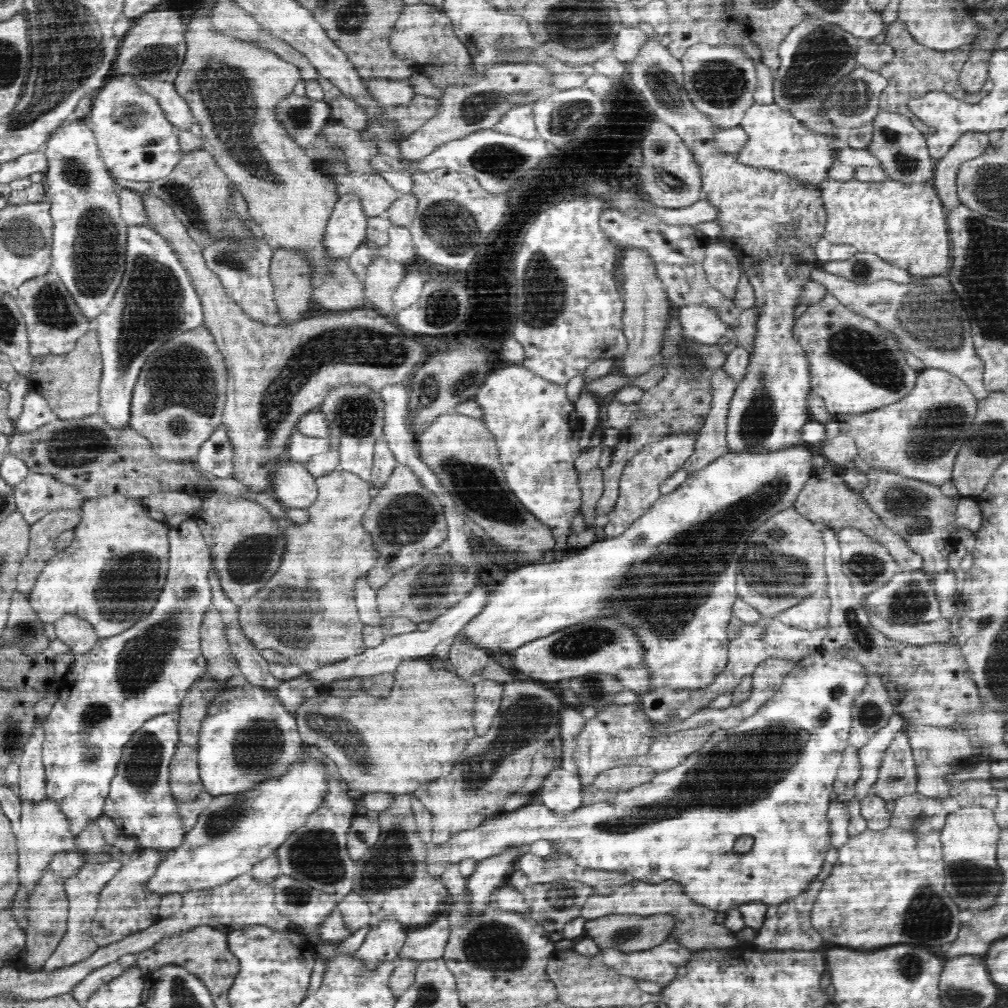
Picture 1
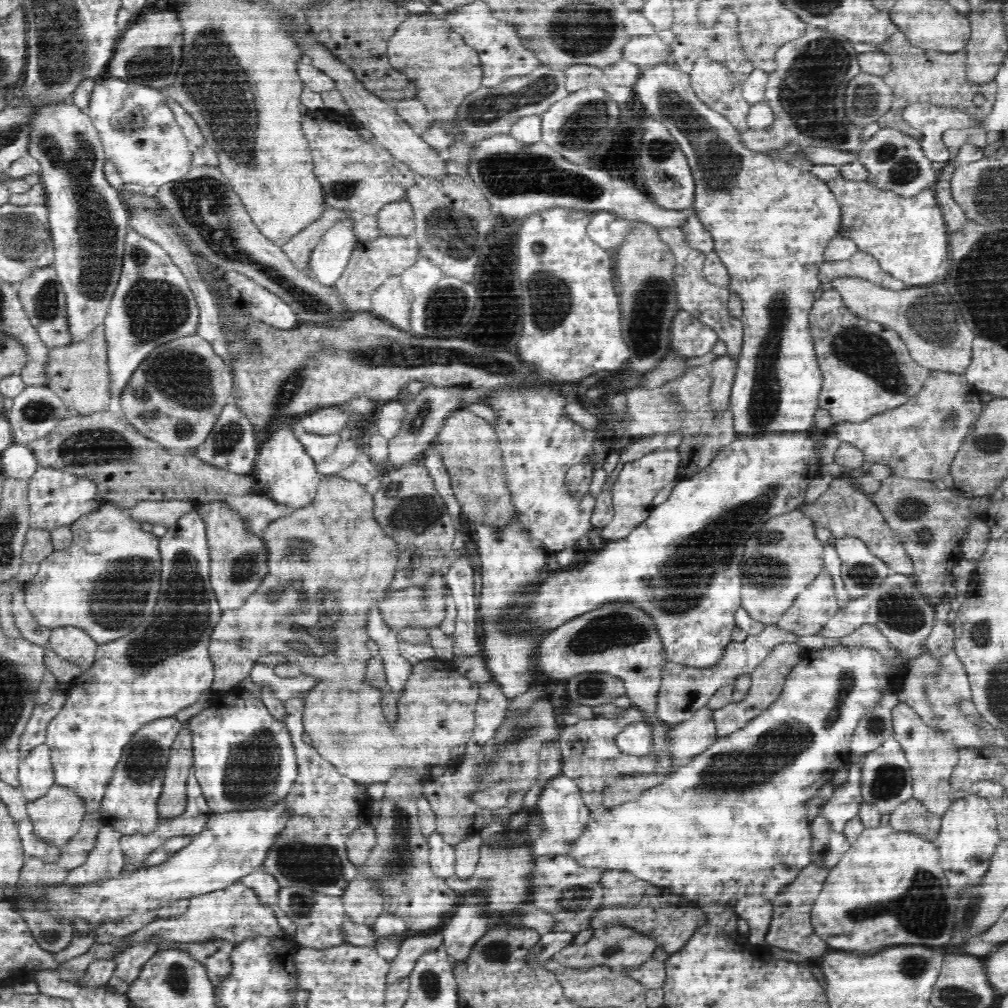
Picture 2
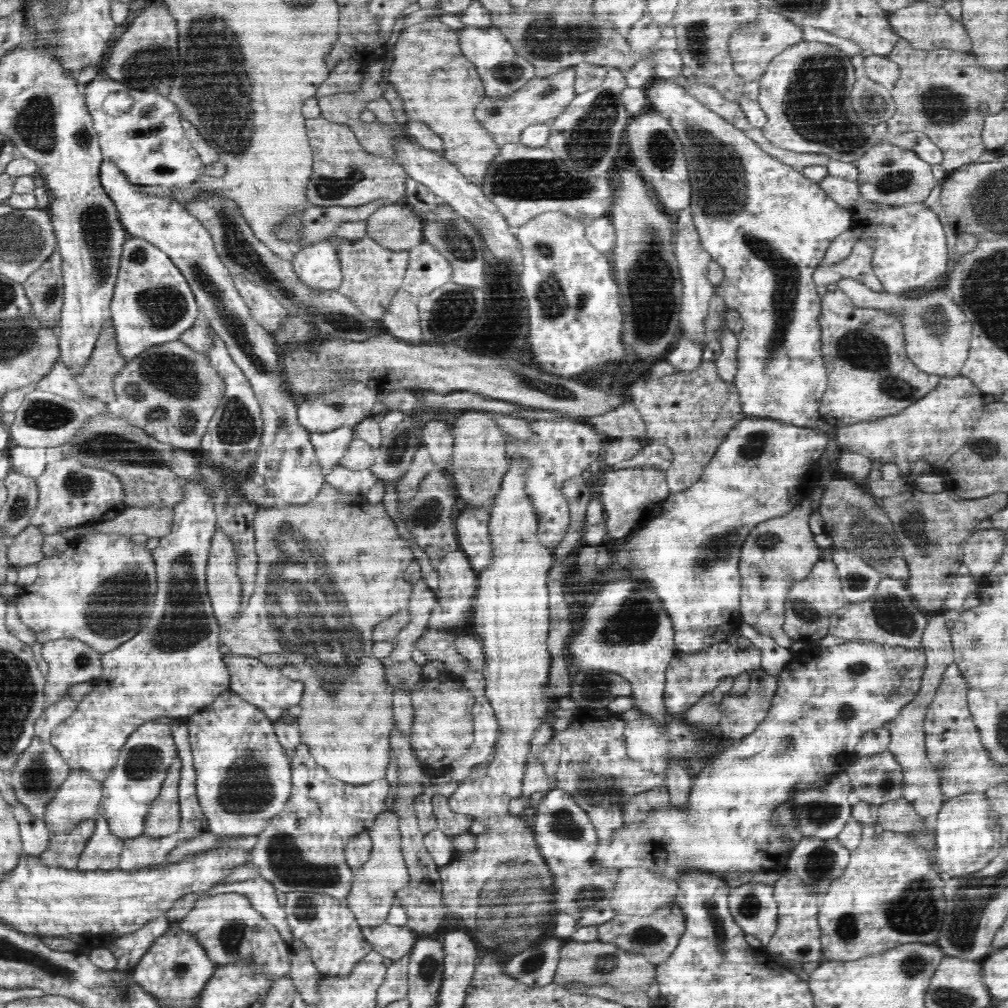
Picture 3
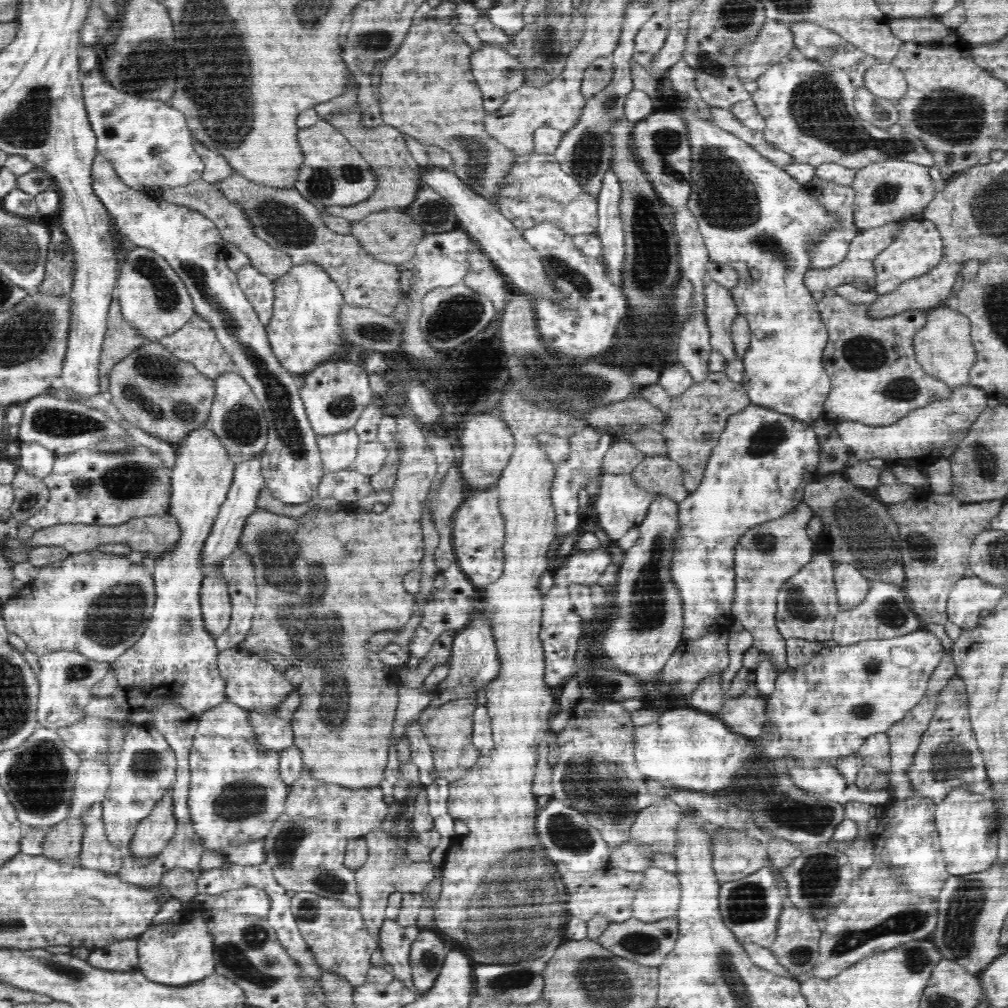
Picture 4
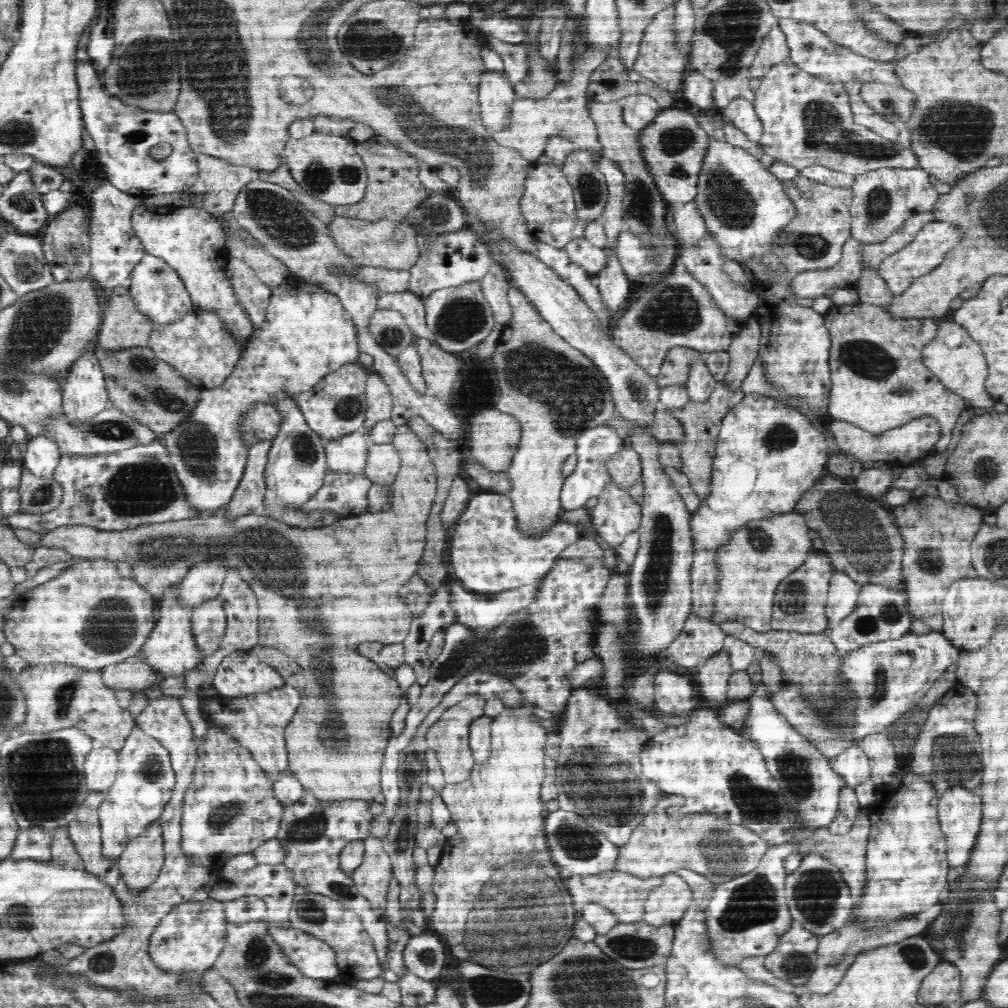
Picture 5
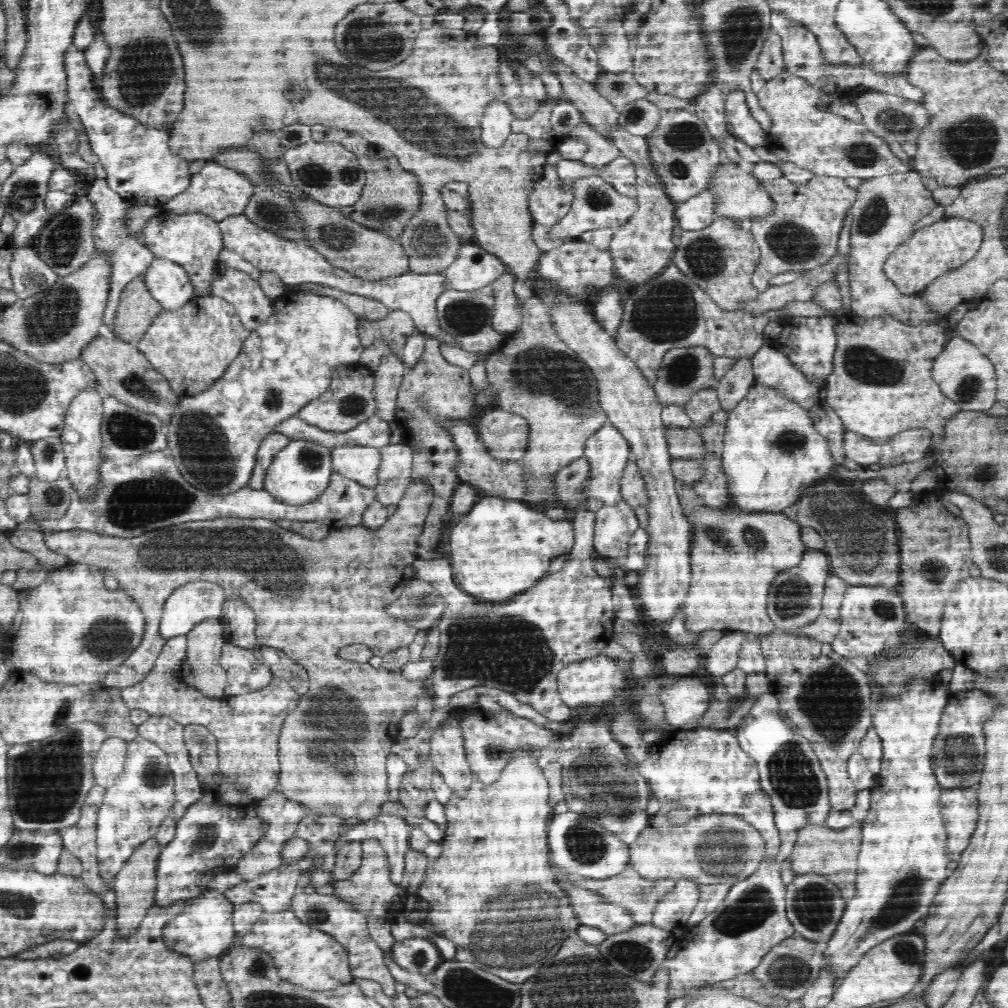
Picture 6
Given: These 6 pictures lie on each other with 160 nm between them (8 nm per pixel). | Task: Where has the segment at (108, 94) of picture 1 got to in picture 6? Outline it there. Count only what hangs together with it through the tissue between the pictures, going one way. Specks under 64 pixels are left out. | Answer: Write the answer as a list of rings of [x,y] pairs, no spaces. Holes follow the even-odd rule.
[[[70,45],[64,53],[64,70],[67,74],[66,86],[68,87],[69,103],[74,108],[74,114],[78,114],[85,128],[85,133],[89,137],[89,143],[94,154],[98,157],[100,166],[106,171],[106,180],[110,188],[118,193],[128,202],[136,205],[156,205],[165,203],[173,196],[184,192],[191,181],[188,167],[190,161],[176,156],[168,146],[171,129],[148,128],[140,124],[138,120],[131,116],[126,116],[118,112],[115,108],[105,104],[102,96],[98,94],[93,83],[93,74],[85,59],[84,50]]]

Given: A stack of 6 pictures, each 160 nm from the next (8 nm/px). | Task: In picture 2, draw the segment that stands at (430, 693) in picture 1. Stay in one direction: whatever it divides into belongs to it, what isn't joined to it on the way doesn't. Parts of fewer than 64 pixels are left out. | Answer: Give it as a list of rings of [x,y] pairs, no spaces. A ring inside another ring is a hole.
[[[323,475],[314,500],[310,504],[302,508],[293,509],[288,516],[283,516],[276,520],[272,519],[272,522],[263,530],[260,537],[267,548],[268,574],[240,608],[222,612],[220,622],[218,622],[210,636],[208,653],[210,653],[210,659],[214,663],[212,691],[219,694],[238,686],[248,676],[254,663],[258,662],[260,657],[272,652],[282,654],[287,658],[287,662],[298,665],[302,673],[319,678],[314,688],[311,688],[306,694],[303,729],[312,738],[312,744],[318,750],[318,754],[324,756],[330,764],[334,764],[342,776],[348,776],[348,778],[352,778],[356,782],[362,782],[362,784],[372,784],[372,782],[386,782],[396,770],[416,770],[416,772],[420,772],[424,768],[431,769],[432,766],[447,766],[448,770],[451,770],[451,767],[458,764],[458,760],[464,758],[466,744],[468,744],[468,740],[472,736],[472,730],[474,730],[474,708],[476,708],[479,699],[479,683],[462,676],[457,670],[446,670],[436,657],[422,660],[422,662],[412,665],[410,678],[408,678],[408,682],[406,682],[406,686],[404,686],[404,690],[402,690],[402,694],[398,698],[398,708],[400,708],[402,722],[396,724],[396,728],[390,730],[390,726],[388,726],[388,722],[384,720],[384,714],[382,714],[382,689],[364,681],[366,670],[370,666],[371,661],[373,661],[370,649],[367,647],[367,641],[370,639],[366,628],[368,610],[370,610],[372,604],[378,604],[380,598],[390,594],[388,586],[392,584],[394,574],[396,574],[396,566],[398,566],[398,546],[396,546],[396,542],[392,538],[388,538],[384,534],[380,524],[374,520],[374,499],[366,491],[364,485],[354,480],[340,478],[338,475]]]

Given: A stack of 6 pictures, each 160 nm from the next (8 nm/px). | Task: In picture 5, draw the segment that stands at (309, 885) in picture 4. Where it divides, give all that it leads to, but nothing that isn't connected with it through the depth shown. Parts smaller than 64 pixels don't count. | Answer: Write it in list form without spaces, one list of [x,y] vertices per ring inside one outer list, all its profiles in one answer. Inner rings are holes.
[[[305,792],[302,799],[284,810],[280,830],[277,832],[277,840],[286,848],[286,858],[282,864],[292,870],[292,877],[298,886],[304,886],[307,891],[330,897],[342,903],[345,908],[351,909],[360,918],[365,931],[370,935],[374,948],[377,952],[377,959],[384,971],[388,970],[386,954],[388,954],[388,929],[387,920],[379,918],[374,914],[370,903],[356,888],[351,874],[340,868],[339,854],[353,841],[369,841],[372,816],[368,802],[364,800],[342,800],[342,801],[320,801],[310,792]]]

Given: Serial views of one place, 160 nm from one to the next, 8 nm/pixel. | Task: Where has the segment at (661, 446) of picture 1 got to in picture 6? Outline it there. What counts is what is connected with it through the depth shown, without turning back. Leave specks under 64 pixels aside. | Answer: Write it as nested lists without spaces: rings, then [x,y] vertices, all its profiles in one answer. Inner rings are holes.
[[[622,500],[620,504],[604,505],[595,513],[593,549],[597,556],[618,565],[620,573],[625,570],[631,534],[639,529],[635,510]]]

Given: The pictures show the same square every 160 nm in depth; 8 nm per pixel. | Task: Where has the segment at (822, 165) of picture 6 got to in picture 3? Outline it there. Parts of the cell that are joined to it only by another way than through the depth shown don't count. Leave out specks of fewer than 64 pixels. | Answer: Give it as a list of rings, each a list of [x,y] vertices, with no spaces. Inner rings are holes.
[[[800,42],[784,50],[762,74],[758,102],[768,122],[761,128],[772,145],[797,153],[825,154],[842,162],[856,163],[872,146],[887,142],[915,152],[928,164],[941,164],[943,152],[923,133],[877,135],[873,127],[856,118],[850,104],[850,88],[856,82],[852,62],[840,50],[822,42]]]

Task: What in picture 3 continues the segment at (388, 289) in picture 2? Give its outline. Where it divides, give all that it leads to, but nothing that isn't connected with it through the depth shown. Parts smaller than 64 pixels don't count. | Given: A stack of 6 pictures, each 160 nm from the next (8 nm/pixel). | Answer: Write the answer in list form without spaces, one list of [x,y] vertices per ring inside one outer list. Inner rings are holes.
[[[404,291],[397,292],[382,318],[386,332],[410,344],[422,344],[424,338],[419,324],[419,311],[415,298]]]

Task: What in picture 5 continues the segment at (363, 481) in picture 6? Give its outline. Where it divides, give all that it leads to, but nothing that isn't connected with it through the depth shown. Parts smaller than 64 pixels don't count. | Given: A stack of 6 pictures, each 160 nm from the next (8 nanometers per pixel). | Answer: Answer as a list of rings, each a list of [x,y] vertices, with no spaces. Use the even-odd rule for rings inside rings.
[[[354,432],[340,439],[324,442],[328,470],[364,475],[368,449],[364,432]]]

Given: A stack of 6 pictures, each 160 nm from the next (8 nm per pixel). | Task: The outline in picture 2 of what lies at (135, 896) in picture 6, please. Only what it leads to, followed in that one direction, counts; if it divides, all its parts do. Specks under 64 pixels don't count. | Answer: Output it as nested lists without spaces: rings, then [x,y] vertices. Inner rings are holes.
[[[188,720],[182,723],[165,768],[164,788],[158,799],[160,820],[180,816],[186,811],[186,786],[193,767],[193,744],[187,722]]]

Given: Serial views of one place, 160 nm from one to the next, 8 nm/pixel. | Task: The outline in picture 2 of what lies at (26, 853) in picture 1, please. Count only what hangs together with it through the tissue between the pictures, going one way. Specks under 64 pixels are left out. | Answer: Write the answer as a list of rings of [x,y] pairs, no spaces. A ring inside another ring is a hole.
[[[58,785],[51,787],[42,799],[35,802],[28,801],[27,805],[28,817],[32,819],[35,836],[60,850],[79,832],[84,816],[89,813],[85,807],[85,801],[80,796],[68,788]]]

